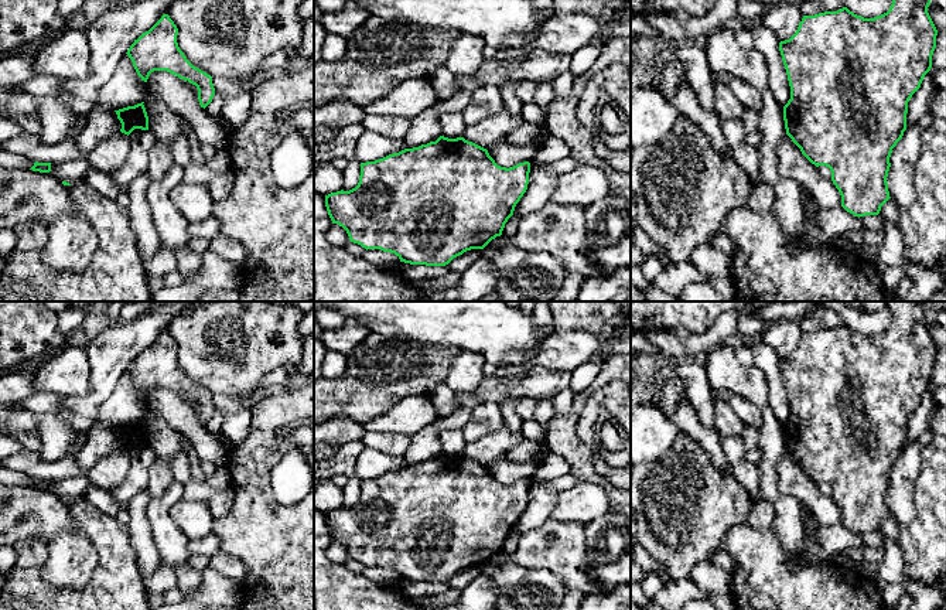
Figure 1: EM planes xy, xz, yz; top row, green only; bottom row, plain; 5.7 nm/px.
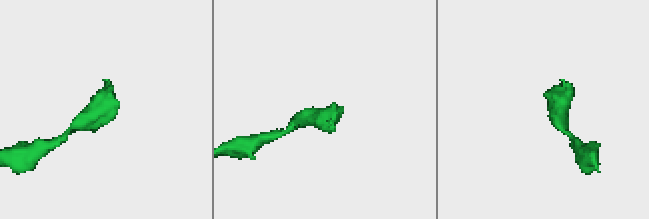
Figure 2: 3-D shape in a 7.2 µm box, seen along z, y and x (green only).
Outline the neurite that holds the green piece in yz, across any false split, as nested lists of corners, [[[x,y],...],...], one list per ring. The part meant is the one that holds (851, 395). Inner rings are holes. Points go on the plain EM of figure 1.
[[[887,301],[892,311],[889,327],[864,335],[847,324],[803,333],[796,350],[779,359],[790,416],[783,423],[786,451],[816,484],[826,483],[841,512],[841,524],[854,534],[878,532],[891,515],[888,508],[889,474],[906,447],[908,419],[932,385],[938,347],[928,330],[930,313],[921,301]]]

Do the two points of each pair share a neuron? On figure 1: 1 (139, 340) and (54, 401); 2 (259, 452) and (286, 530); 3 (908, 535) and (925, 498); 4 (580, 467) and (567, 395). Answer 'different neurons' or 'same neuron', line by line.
1: different neurons
2: same neuron
3: same neuron
4: different neurons

